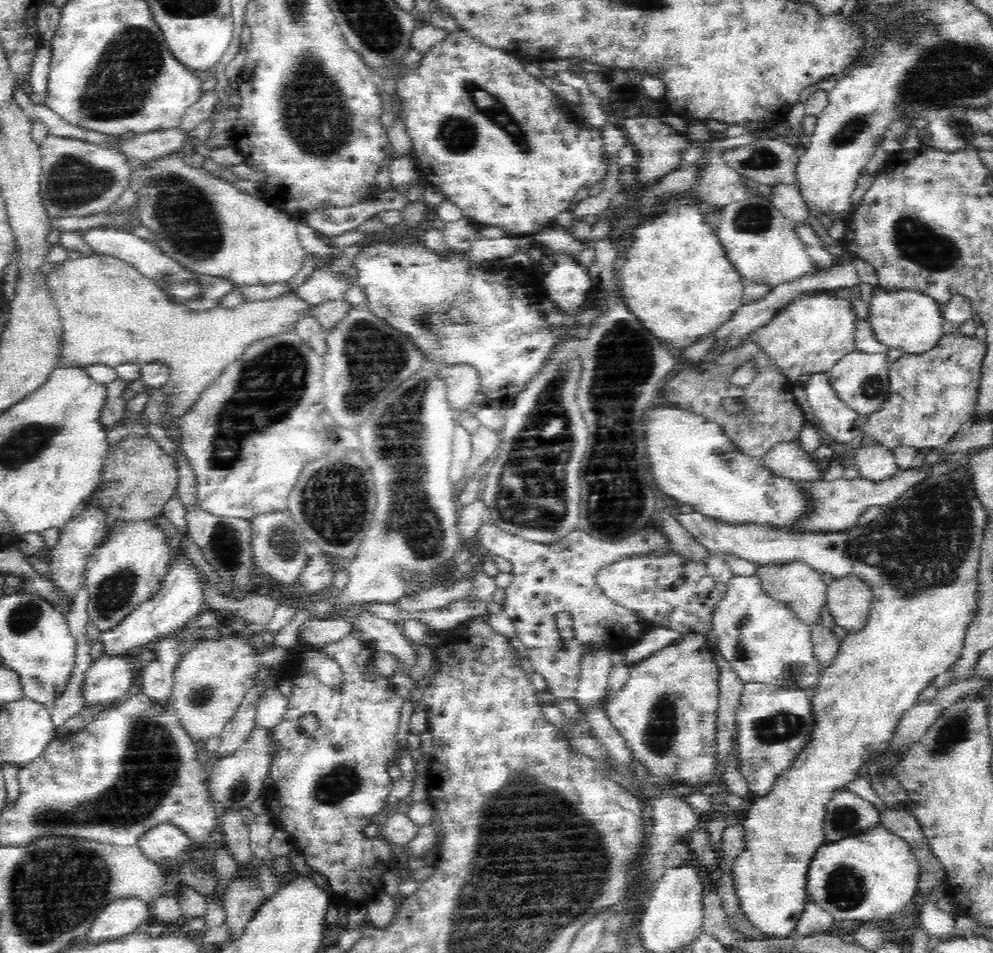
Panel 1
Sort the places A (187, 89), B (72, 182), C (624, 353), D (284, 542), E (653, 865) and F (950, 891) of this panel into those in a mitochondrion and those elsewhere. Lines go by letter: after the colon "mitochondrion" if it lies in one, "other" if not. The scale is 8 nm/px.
A: other
B: mitochondrion
C: mitochondrion
D: mitochondrion
E: other
F: other

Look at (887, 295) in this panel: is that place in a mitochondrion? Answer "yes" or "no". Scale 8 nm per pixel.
no

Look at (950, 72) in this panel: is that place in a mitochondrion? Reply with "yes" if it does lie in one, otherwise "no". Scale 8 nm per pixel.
yes

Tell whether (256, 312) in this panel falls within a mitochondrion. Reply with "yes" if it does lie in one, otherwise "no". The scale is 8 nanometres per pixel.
no

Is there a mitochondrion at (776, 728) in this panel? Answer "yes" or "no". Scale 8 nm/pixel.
yes

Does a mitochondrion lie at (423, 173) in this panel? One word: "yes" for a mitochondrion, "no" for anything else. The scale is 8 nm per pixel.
no

